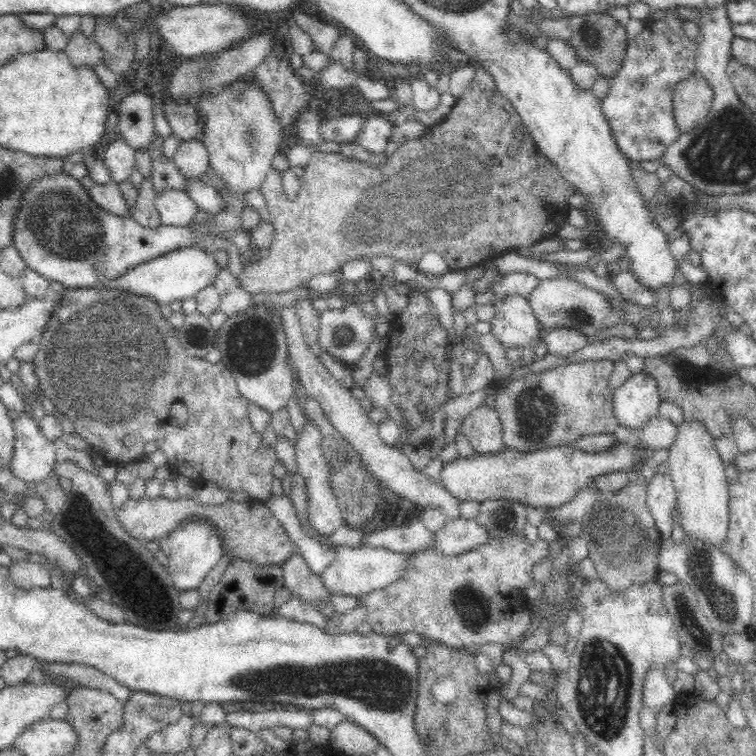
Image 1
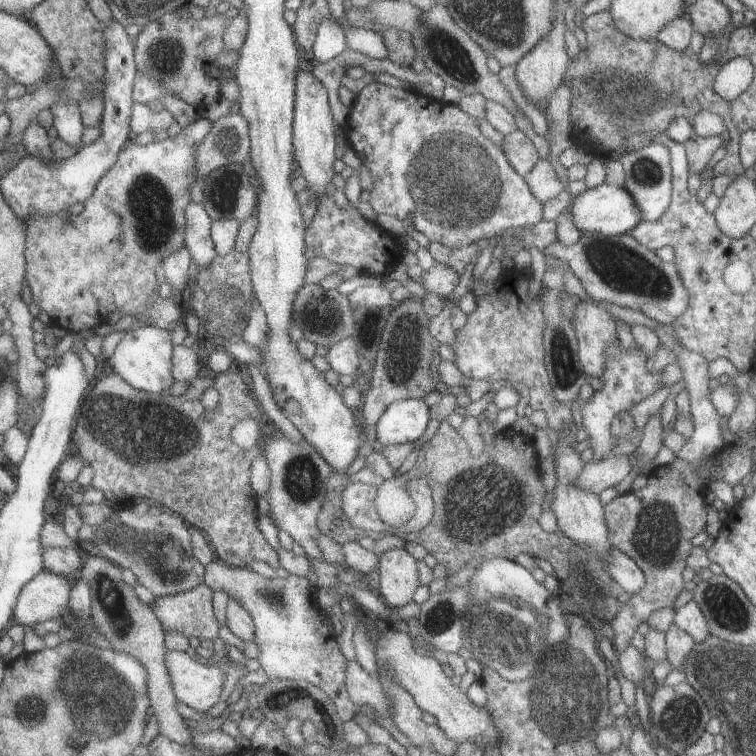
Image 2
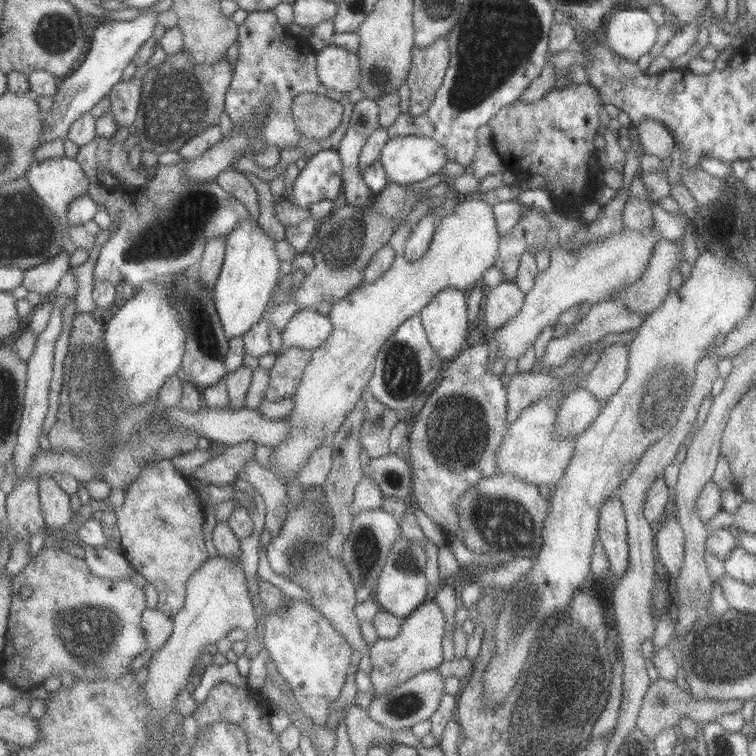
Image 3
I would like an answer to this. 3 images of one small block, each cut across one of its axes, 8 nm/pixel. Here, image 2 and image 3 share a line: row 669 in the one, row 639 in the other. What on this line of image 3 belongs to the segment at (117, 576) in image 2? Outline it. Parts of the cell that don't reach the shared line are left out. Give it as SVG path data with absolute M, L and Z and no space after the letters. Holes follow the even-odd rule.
M149 608L144 611L142 621L146 636L148 636L149 648L157 653L168 642L175 629L174 618L168 616L160 608Z

